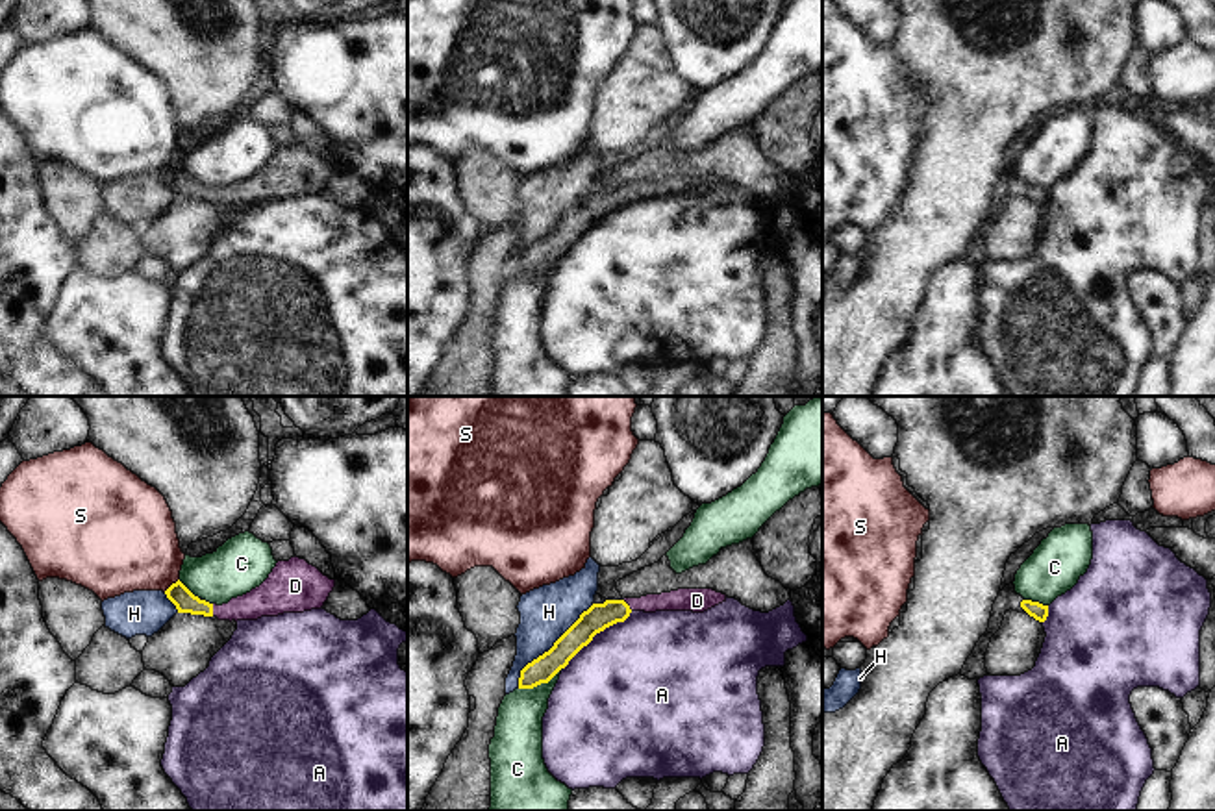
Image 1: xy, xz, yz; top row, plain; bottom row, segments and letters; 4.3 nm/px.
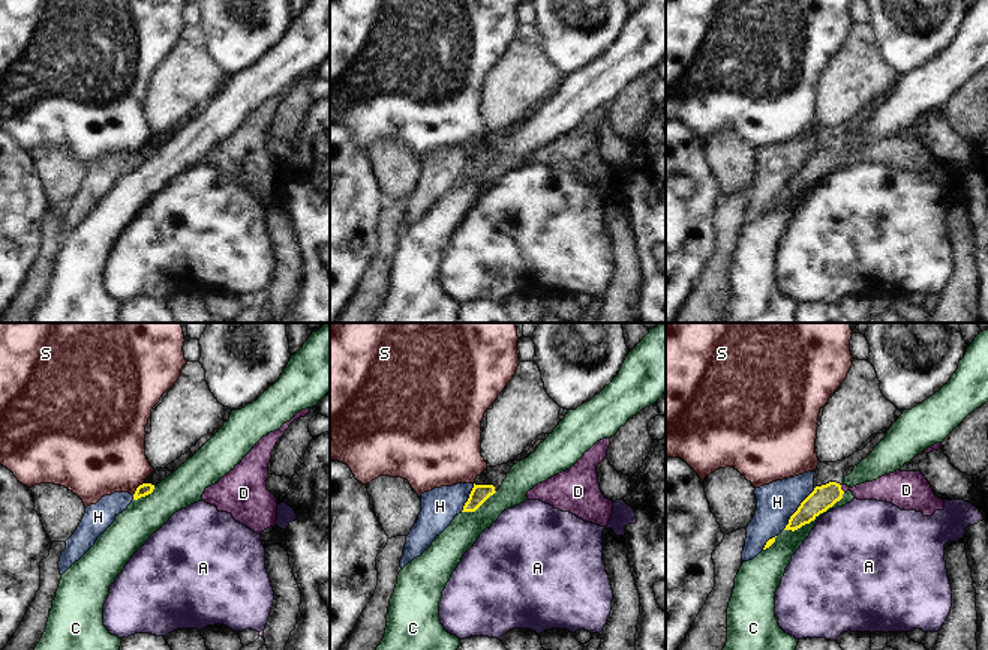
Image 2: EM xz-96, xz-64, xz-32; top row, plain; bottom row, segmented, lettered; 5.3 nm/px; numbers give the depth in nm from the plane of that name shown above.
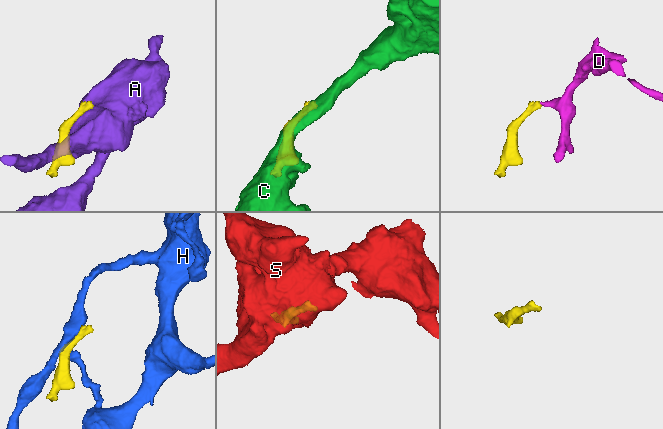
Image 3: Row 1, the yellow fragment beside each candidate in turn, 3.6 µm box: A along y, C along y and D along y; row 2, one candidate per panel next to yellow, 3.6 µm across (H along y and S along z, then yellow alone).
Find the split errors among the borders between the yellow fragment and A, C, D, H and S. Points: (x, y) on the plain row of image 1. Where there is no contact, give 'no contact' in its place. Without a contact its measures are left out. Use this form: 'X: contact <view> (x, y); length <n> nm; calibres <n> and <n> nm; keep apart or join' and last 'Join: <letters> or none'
A: contact xz (597, 217); length 400 nm; calibres 120 and 480 nm; keep apart
C: contact xz (539, 269); length 220 nm; calibres 110 and 200 nm; keep apart
D: contact xy (212, 195); length 60 nm; calibres 100 and 140 nm; join
H: contact xz (551, 234); length 500 nm; calibres 120 and 220 nm; keep apart
S: contact xy (173, 169); length 90 nm; calibres 100 and 400 nm; keep apart
Join: D

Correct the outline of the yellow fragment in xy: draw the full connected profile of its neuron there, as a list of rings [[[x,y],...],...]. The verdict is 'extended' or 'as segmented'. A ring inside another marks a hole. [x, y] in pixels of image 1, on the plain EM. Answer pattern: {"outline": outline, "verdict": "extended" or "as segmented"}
{"outline": [[[294,141],[289,146],[278,146],[259,172],[222,191],[200,185],[180,165],[165,180],[178,198],[237,207],[320,194],[333,172],[335,165],[330,165],[317,152]]], "verdict": "extended"}

